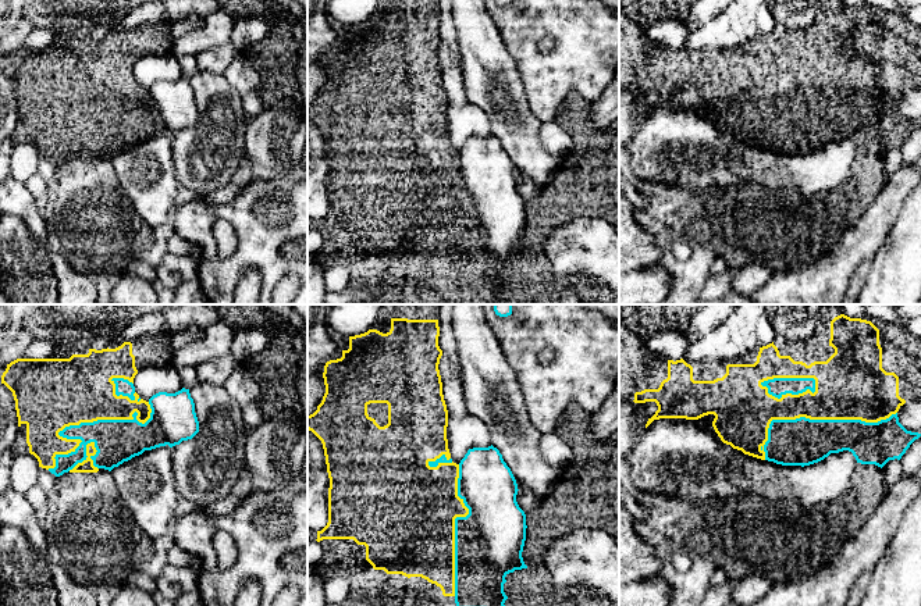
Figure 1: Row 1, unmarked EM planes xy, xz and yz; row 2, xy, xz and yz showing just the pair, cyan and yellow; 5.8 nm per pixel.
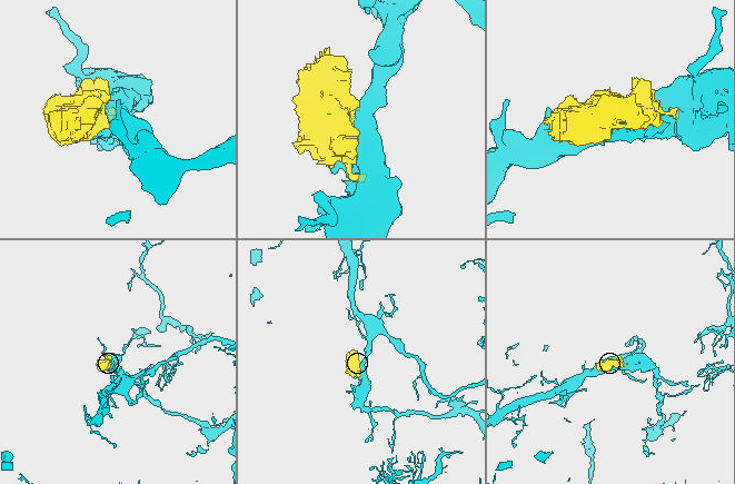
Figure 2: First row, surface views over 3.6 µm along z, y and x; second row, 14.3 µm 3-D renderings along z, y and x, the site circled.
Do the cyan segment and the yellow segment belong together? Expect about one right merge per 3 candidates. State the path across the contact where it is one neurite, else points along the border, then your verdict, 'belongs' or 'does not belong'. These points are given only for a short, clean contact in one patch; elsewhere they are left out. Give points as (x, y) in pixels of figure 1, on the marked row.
does not belong

